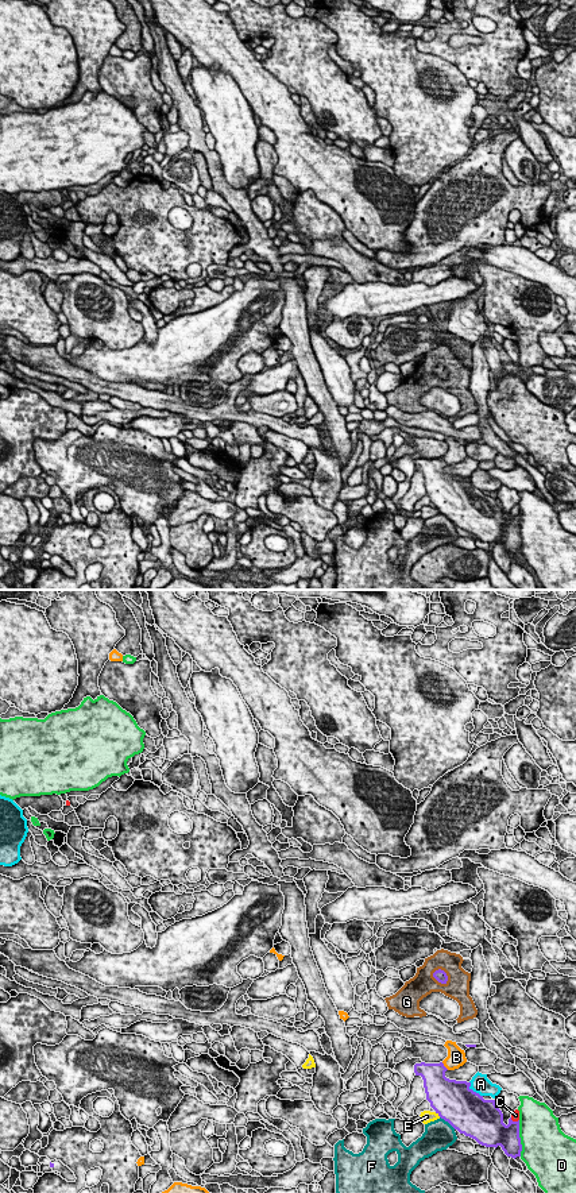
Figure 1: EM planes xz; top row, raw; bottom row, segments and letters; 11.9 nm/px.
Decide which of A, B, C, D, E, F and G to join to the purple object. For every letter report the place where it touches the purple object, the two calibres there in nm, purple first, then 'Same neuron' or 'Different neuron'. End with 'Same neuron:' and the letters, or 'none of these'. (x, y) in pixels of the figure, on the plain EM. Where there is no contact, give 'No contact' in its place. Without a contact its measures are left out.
A: Touches purple at xz (472, 486). Thickness 500 nm (purple) against 220 nm. Different neuron
B: Touches purple at xz (444, 462). Thickness 300 nm (purple) against 220 nm. Different neuron
C: Touches purple at xz (514, 517). Thickness 300 nm (purple) against 100 nm. Different neuron
D: Touches purple at xz (520, 533). Thickness 280 nm (purple) against 500 nm. Different neuron
E: Touches purple at xz (437, 508). Thickness 480 nm (purple) against 160 nm. Different neuron
F: Touches purple at xz (448, 517). Thickness 500 nm (purple) against 360 nm. Different neuron
G: Touches purple at xz (439, 377). Thickness 140 nm (purple) against 280 nm. Different neuron
Same neuron: none of these

